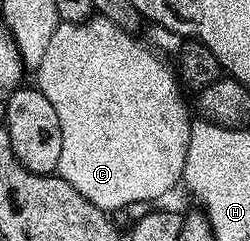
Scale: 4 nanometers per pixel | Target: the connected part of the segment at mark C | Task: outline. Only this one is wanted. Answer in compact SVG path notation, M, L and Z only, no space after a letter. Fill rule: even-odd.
M93 16L87 22L63 22L59 23L55 29L54 36L51 37L50 44L47 45L46 52L43 53L42 62L34 70L36 75L35 85L44 93L48 106L52 114L56 117L56 126L60 129L60 143L58 149L58 164L56 170L66 184L71 184L77 192L82 192L90 204L94 204L100 210L113 212L120 210L123 206L132 206L135 202L152 202L155 198L160 198L163 194L171 192L175 186L181 185L184 176L184 165L186 164L186 148L190 144L190 128L193 119L188 118L188 106L184 103L184 98L180 95L182 91L181 83L177 75L147 46L144 42L136 39L137 35L130 30L124 30L120 25L114 24L106 18Z

